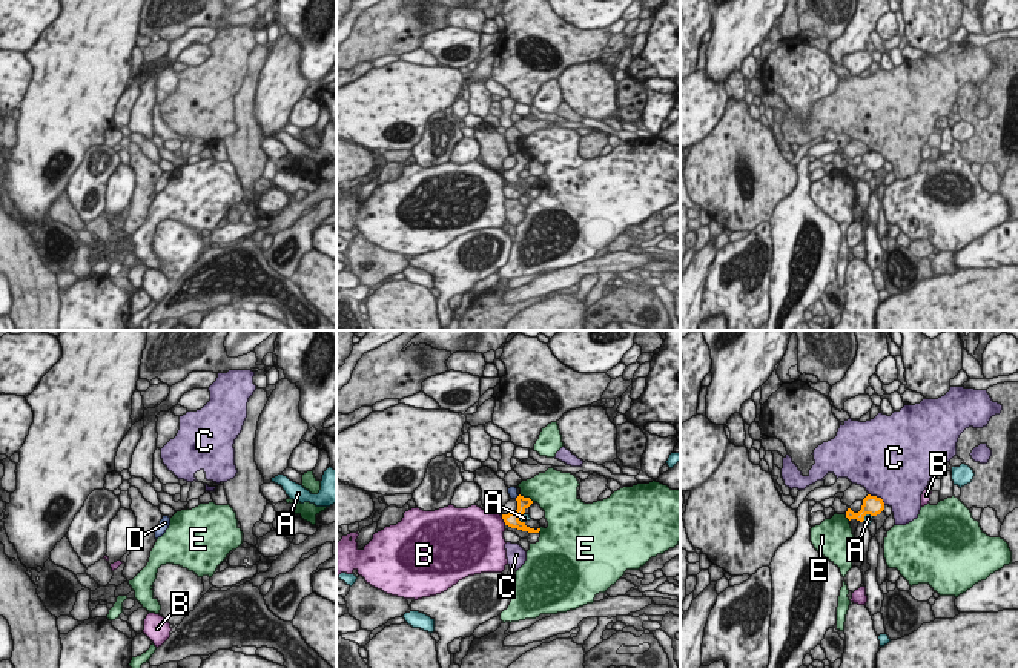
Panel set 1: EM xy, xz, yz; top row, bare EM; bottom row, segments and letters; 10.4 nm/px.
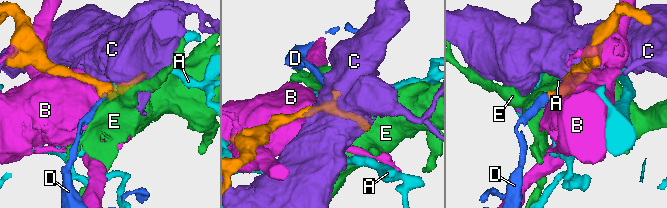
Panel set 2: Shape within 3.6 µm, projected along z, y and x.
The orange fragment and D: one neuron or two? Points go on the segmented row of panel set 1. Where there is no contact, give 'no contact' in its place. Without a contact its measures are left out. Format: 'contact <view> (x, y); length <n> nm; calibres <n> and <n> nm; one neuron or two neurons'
contact xz (518, 496); length 70 nm; calibres 160 and 100 nm; two neurons

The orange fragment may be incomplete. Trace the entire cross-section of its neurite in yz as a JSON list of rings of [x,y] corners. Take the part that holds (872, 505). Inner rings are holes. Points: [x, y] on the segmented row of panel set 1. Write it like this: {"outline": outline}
{"outline": [[[868,494],[868,496],[863,499],[861,510],[860,510],[858,513],[854,513],[851,508],[848,508],[846,518],[848,518],[849,521],[851,521],[851,519],[857,519],[857,521],[863,522],[866,514],[877,516],[877,514],[880,514],[883,510],[884,510],[884,502],[883,502],[883,499],[881,499],[881,498],[877,498],[877,496]]]}

